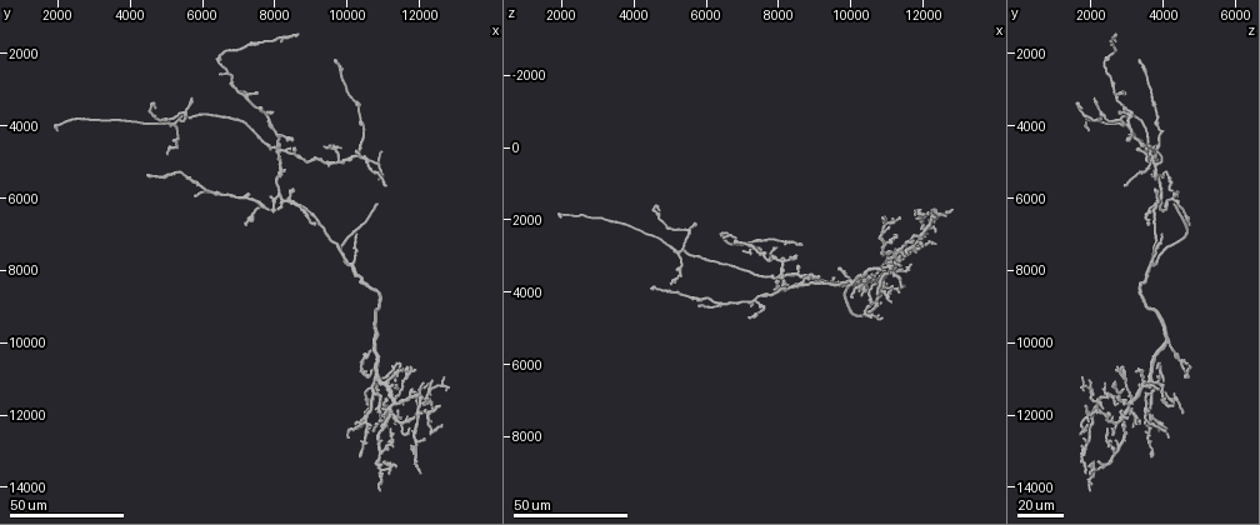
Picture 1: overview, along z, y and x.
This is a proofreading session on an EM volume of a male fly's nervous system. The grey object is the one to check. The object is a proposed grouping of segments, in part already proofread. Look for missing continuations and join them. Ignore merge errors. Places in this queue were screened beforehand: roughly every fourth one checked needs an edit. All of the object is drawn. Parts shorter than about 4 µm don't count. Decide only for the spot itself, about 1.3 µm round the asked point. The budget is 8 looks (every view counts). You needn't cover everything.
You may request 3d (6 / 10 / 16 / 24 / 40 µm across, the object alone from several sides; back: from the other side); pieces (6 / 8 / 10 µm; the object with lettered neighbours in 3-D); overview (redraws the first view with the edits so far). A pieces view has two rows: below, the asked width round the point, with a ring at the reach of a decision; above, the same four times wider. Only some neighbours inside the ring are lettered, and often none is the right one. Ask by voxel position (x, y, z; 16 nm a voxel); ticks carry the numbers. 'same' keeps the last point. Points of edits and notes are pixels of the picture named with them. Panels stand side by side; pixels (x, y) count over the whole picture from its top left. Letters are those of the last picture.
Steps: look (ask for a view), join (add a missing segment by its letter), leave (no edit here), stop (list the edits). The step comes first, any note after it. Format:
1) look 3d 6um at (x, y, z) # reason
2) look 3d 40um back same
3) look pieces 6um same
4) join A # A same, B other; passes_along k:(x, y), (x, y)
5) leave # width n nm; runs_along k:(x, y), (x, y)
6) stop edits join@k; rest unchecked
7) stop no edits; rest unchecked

look 3d 24um at (11900, 10700, 2800)

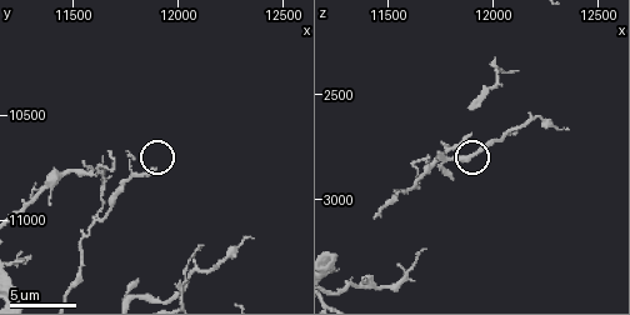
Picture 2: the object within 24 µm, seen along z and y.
look pieces 6um at (11900, 10760, 2700)

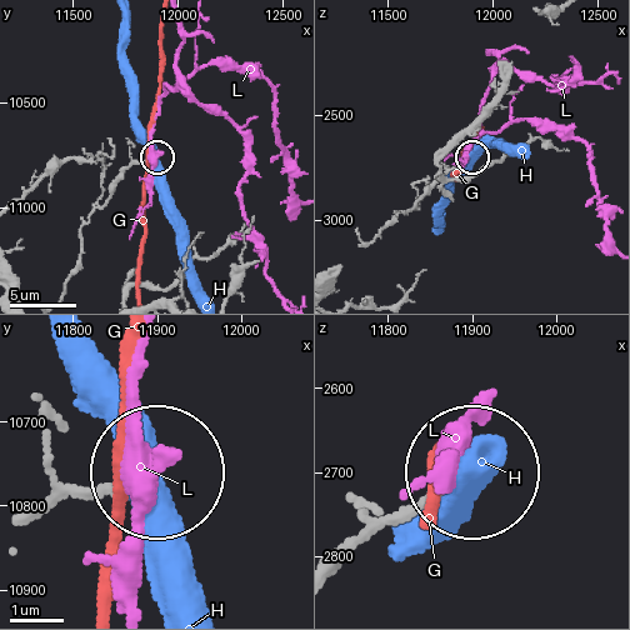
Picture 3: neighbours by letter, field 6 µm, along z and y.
leave # G other, H other, L other; none of them fits

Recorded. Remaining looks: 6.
look 3d 40um at (10800, 6200, 4300) # branch stops here

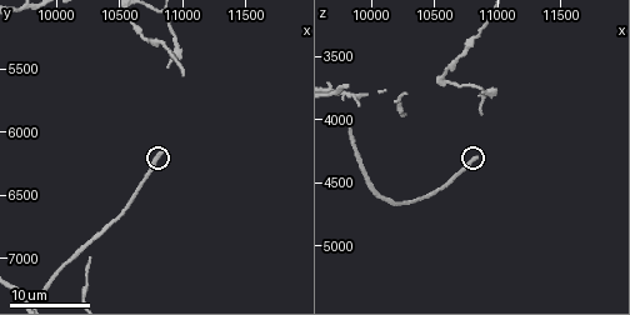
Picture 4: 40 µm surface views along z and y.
look pieces 10um at (10840, 6160, 4280) # see the neighbours

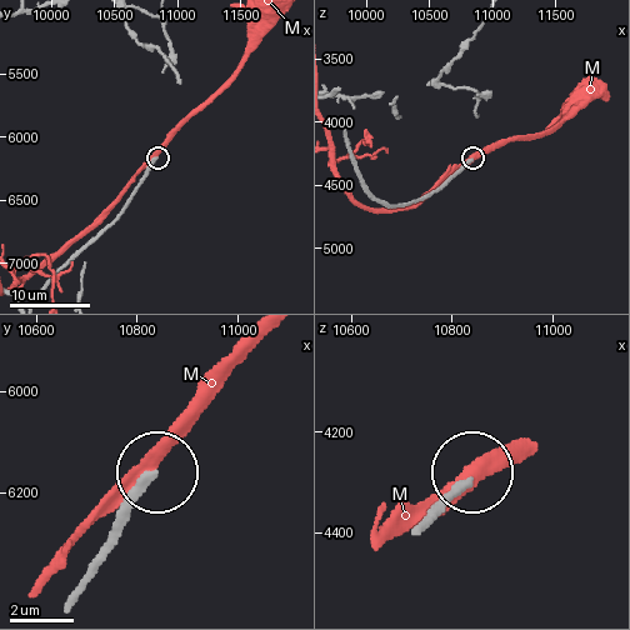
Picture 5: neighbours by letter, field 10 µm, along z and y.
leave # M other; runs_along 5:(59, 270), (115, 219), (156, 156); no lettered segment goes on from it

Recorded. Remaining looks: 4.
look 3d 24um at (11100, 5700, 3000)

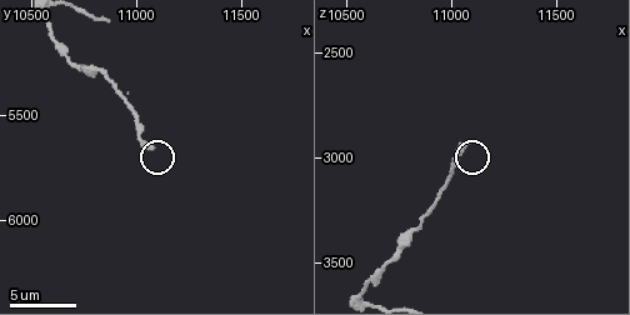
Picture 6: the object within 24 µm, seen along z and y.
look 3d 10um at (11070, 5640, 2930) # zoom in

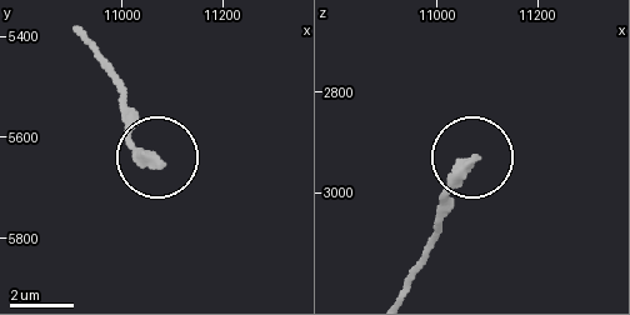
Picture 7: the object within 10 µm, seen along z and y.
look pieces 10um at (11075, 5655, 2940)

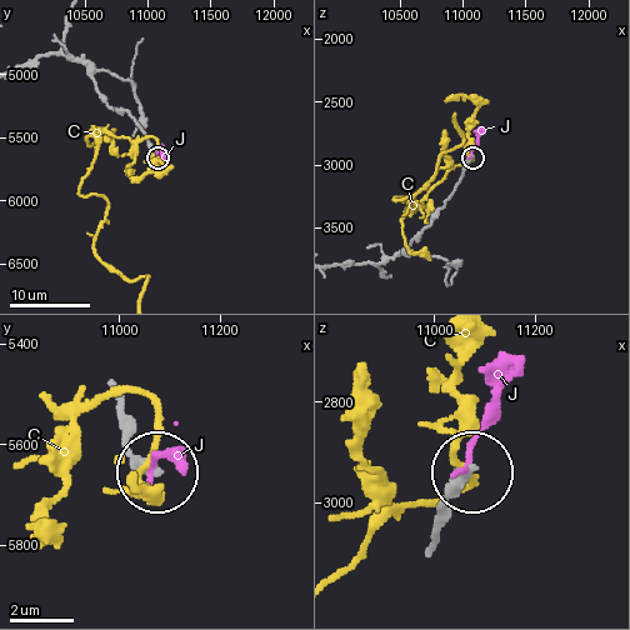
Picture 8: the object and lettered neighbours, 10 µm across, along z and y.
leave # C other, J other; runs_along 8:(391, 259), (410, 245), (451, 196), (470, 158); none of them fits

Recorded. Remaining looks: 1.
stop no edits; rest unchecked

